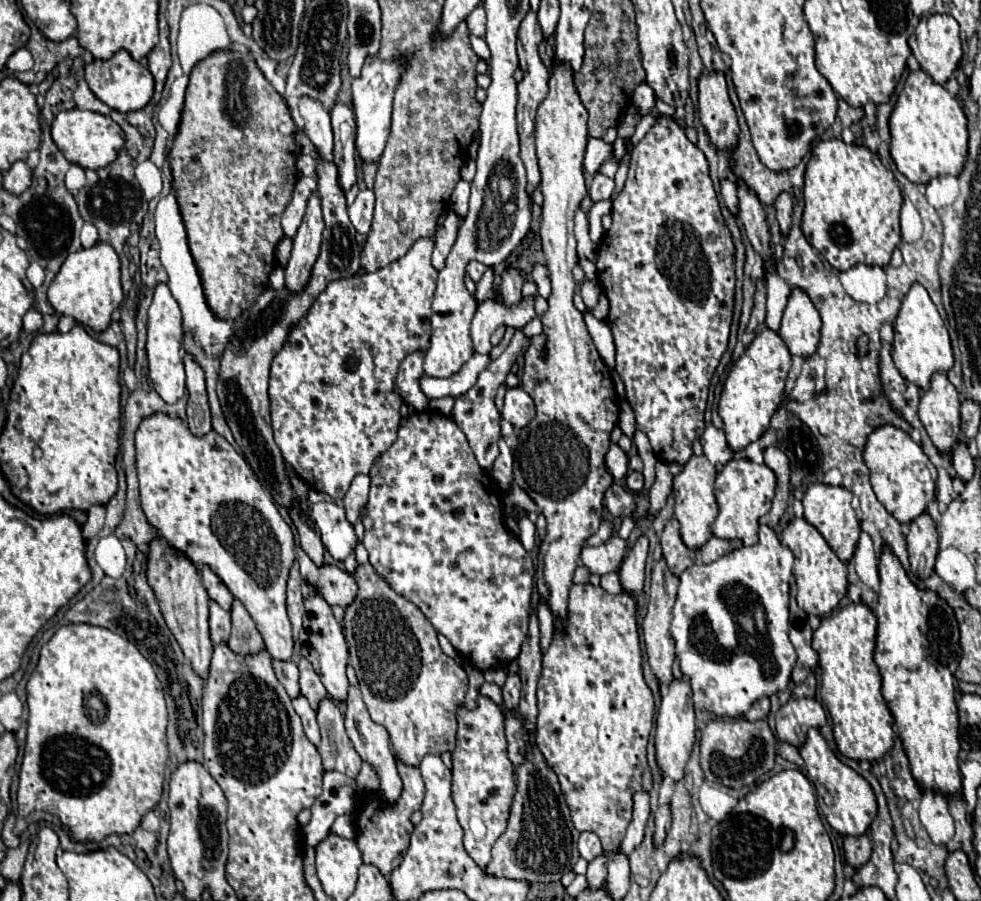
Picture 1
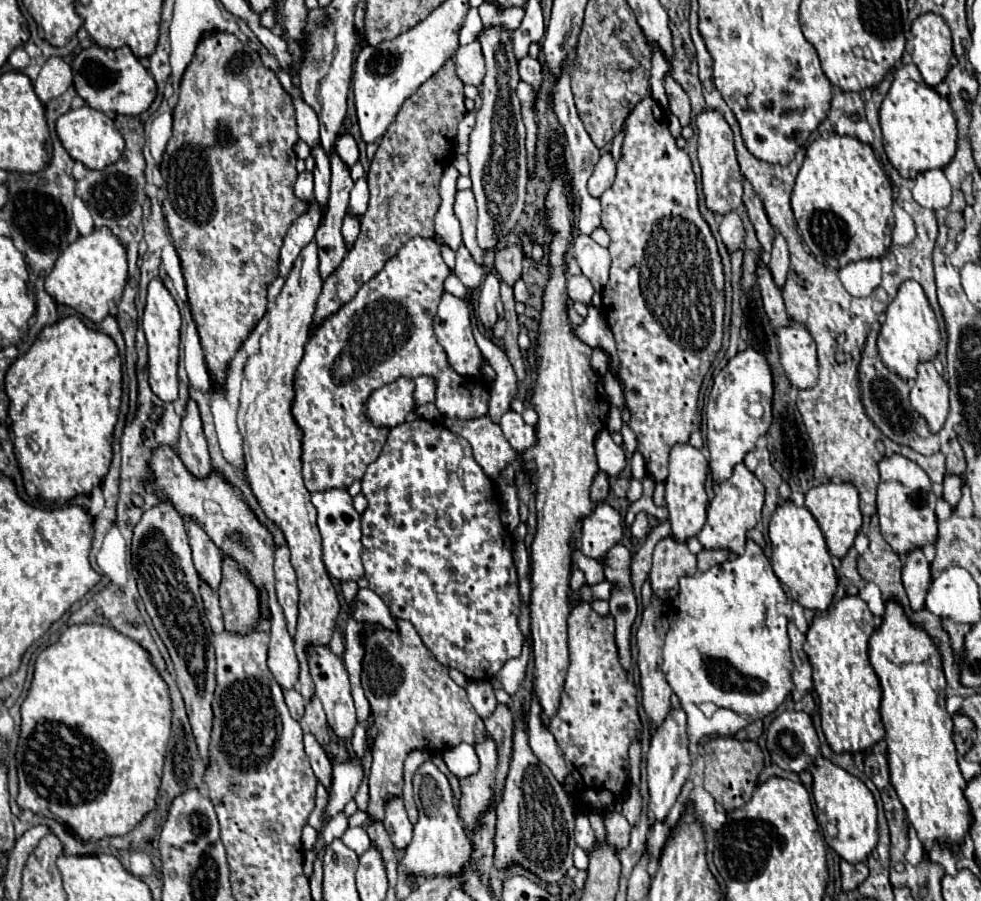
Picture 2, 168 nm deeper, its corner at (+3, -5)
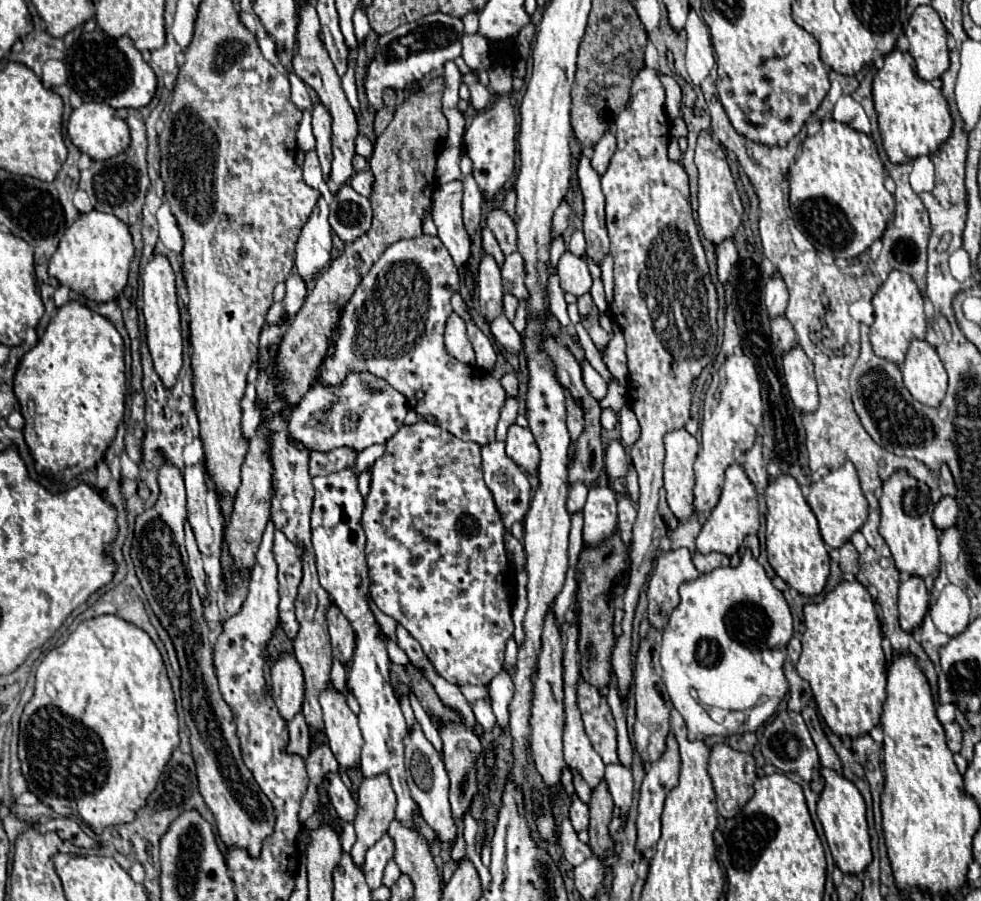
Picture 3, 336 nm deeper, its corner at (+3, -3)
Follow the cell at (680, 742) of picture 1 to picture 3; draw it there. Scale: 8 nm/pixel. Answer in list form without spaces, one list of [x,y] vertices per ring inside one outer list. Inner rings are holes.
[[[673,733],[667,735],[667,747],[663,751],[663,755],[659,757],[659,761],[649,763],[643,785],[641,785],[641,797],[639,797],[639,817],[637,817],[637,849],[643,853],[647,849],[651,849],[661,835],[661,811],[665,805],[665,797],[677,787],[677,779],[679,779],[679,745]]]

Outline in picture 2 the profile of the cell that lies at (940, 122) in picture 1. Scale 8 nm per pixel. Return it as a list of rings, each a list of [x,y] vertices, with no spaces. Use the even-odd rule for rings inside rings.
[[[913,63],[901,65],[893,71],[891,87],[879,109],[879,119],[885,153],[901,177],[915,179],[923,169],[943,169],[955,155],[957,121],[951,105],[923,81]]]

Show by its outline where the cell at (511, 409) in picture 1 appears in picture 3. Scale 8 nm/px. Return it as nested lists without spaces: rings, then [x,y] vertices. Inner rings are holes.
[[[513,423],[507,431],[507,455],[529,473],[537,471],[539,465],[539,447],[535,443],[535,437],[531,435],[529,427],[521,427]]]

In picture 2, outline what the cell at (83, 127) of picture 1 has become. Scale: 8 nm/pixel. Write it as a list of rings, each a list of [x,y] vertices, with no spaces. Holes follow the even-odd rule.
[[[83,105],[79,109],[73,109],[65,115],[61,115],[57,121],[57,135],[63,143],[63,147],[67,149],[67,153],[89,169],[105,169],[107,165],[115,163],[121,157],[123,147],[125,147],[125,141],[123,141],[123,135],[119,131],[117,123],[111,117],[107,117],[105,113],[101,113],[89,105]]]

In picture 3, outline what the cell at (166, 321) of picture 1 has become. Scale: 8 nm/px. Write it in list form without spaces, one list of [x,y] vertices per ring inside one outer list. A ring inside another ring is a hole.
[[[153,257],[143,271],[143,315],[147,323],[147,345],[153,357],[155,371],[165,389],[171,389],[177,381],[181,369],[181,327],[179,327],[179,309],[175,295],[175,275],[165,257]]]

